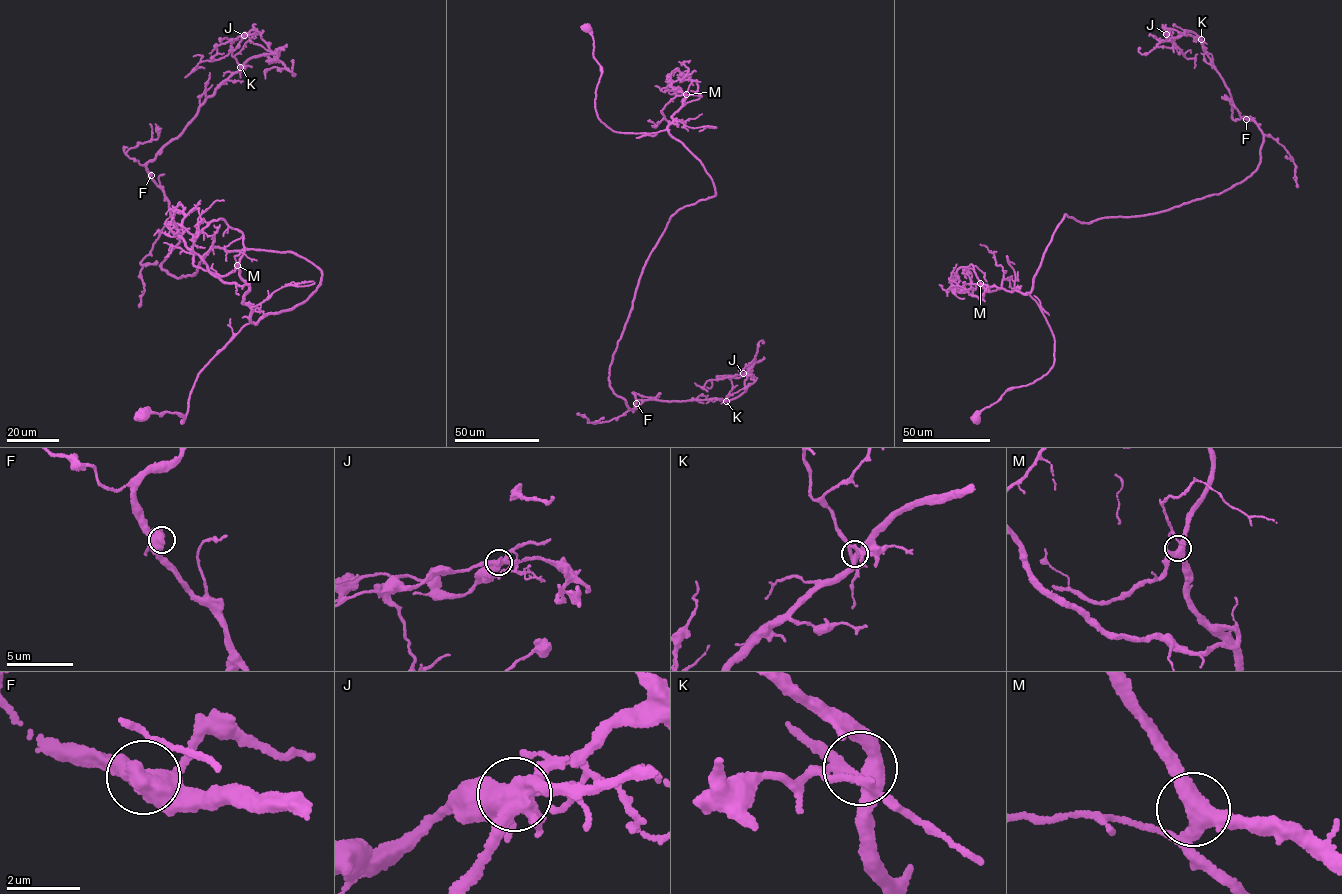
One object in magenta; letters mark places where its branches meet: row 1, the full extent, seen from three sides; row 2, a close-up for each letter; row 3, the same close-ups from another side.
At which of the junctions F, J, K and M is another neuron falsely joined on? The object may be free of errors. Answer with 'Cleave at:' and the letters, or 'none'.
Cleave at: J

